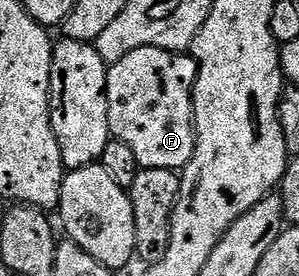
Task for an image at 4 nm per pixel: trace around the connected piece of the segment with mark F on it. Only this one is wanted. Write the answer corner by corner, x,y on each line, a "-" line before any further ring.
144,47
134,49
109,66
104,94
108,102
108,133
111,138
122,141
122,145
130,145
141,168
170,169
180,173
194,157
196,126
192,120
192,90
196,84
196,65
191,54

